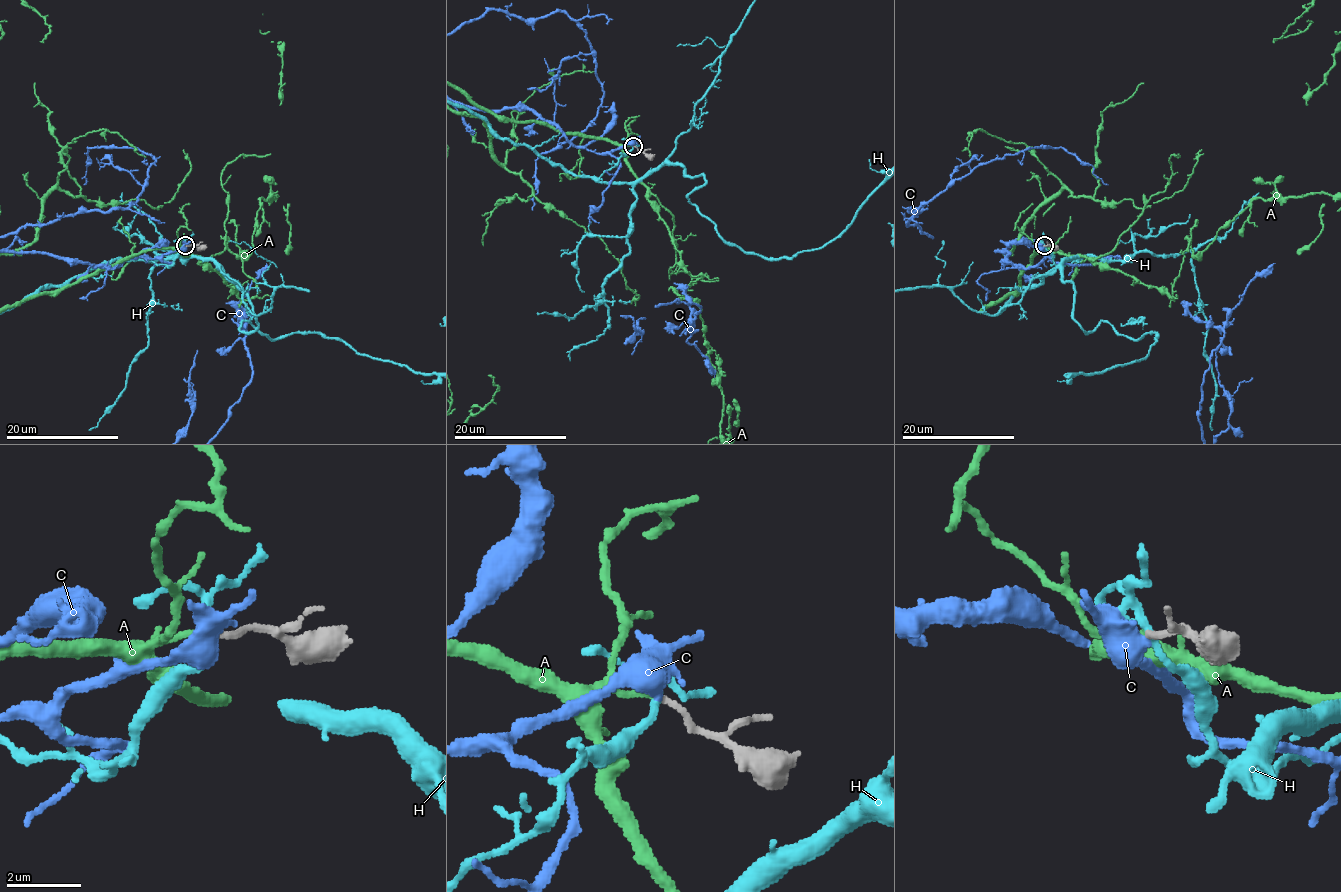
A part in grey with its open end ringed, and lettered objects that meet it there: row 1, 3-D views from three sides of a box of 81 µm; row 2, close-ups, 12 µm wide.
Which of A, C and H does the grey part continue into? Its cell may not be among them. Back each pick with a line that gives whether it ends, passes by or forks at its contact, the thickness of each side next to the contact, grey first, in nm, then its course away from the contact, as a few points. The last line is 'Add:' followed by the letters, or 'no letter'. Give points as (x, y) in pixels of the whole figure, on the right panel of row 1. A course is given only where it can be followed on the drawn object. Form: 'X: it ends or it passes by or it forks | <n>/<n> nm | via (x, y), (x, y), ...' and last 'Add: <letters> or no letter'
A: it ends | 160/140 nm
Add: A

